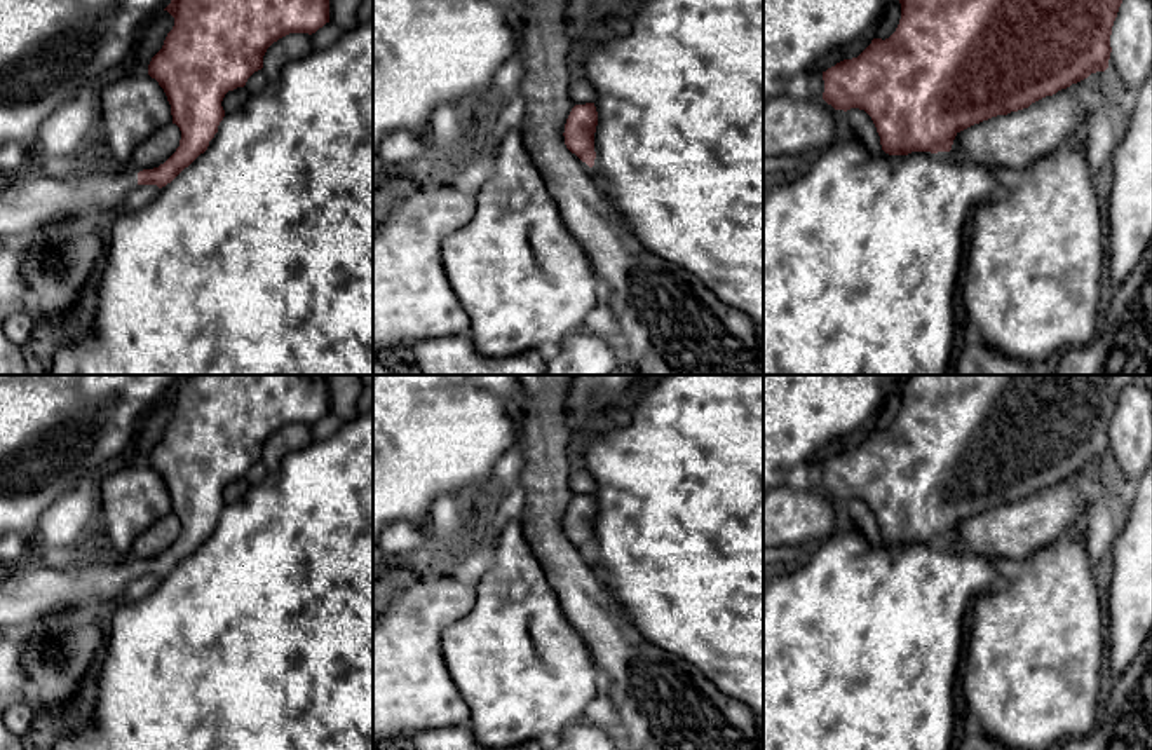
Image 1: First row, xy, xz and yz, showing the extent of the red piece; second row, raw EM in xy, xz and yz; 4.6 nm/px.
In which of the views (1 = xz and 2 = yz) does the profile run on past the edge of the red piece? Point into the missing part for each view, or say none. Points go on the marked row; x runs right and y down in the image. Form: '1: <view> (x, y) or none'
1: none
2: none

